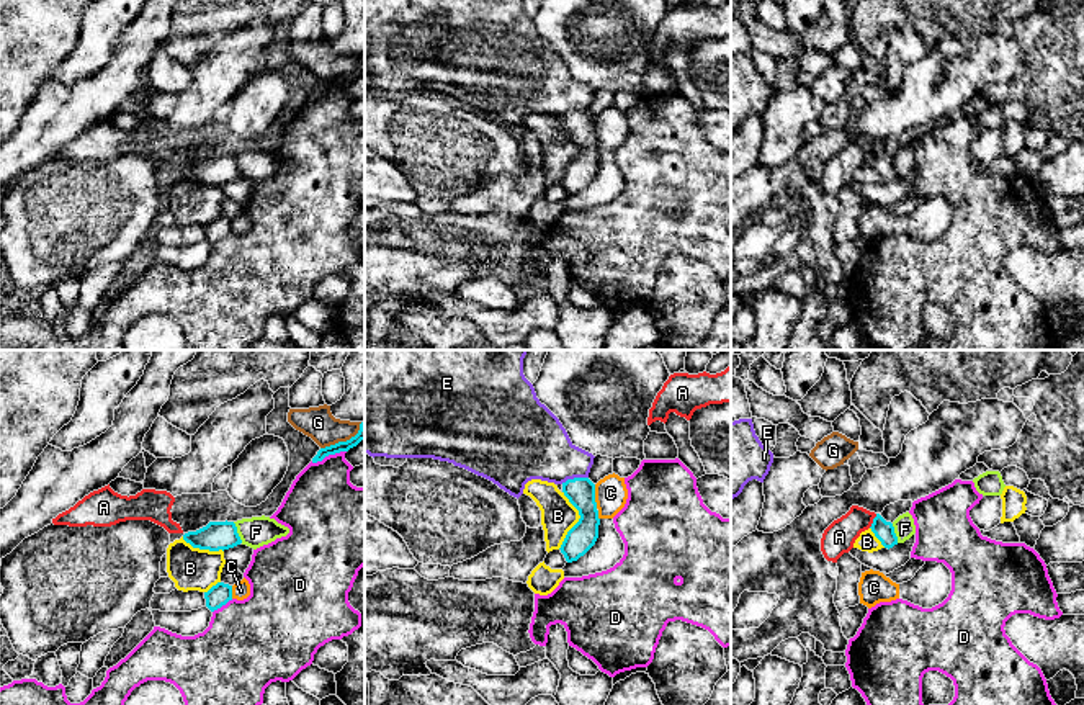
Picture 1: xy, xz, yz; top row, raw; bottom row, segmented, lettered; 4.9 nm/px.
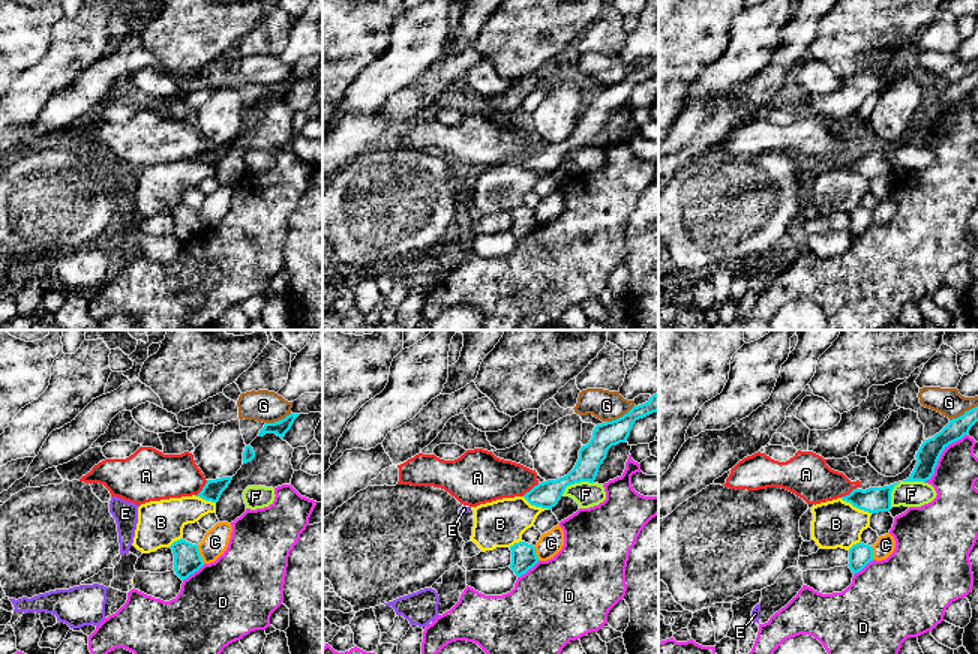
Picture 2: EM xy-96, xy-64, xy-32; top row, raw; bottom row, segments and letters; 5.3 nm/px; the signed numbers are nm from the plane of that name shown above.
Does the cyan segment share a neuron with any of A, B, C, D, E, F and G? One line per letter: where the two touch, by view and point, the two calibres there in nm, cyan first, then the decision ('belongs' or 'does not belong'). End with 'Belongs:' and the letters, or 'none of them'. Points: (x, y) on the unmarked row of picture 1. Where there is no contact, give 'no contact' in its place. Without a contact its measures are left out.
A: contact yz (873, 154); calibres 100 and 160 nm; does not belong
B: contact xz (579, 154); calibres 140 and 180 nm; does not belong
C: contact xz (594, 130); calibres 140 and 160 nm; does not belong
D: contact xy (327, 89); calibres 60 and 360 nm; does not belong
E: contact xz (574, 112); calibres 140 and 340 nm; does not belong
F: contact xy (236, 166); calibres 140 and 150 nm; does not belong
G: contact xy (344, 76); calibres 60 and 160 nm; does not belong
Belongs: none of them

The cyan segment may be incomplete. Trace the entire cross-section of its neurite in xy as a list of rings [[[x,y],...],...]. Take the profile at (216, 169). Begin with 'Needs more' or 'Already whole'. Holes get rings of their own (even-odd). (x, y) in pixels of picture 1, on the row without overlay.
Already whole. [[[209,155],[206,160],[188,165],[183,173],[193,182],[219,185],[242,177],[234,155]]]

